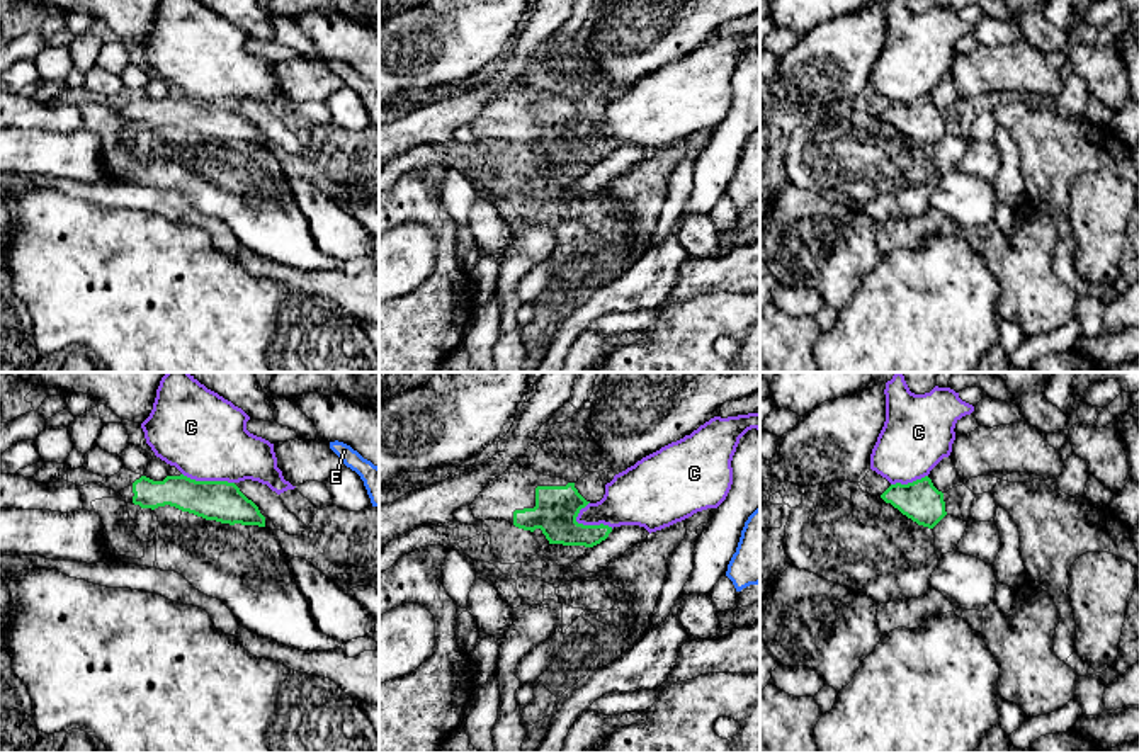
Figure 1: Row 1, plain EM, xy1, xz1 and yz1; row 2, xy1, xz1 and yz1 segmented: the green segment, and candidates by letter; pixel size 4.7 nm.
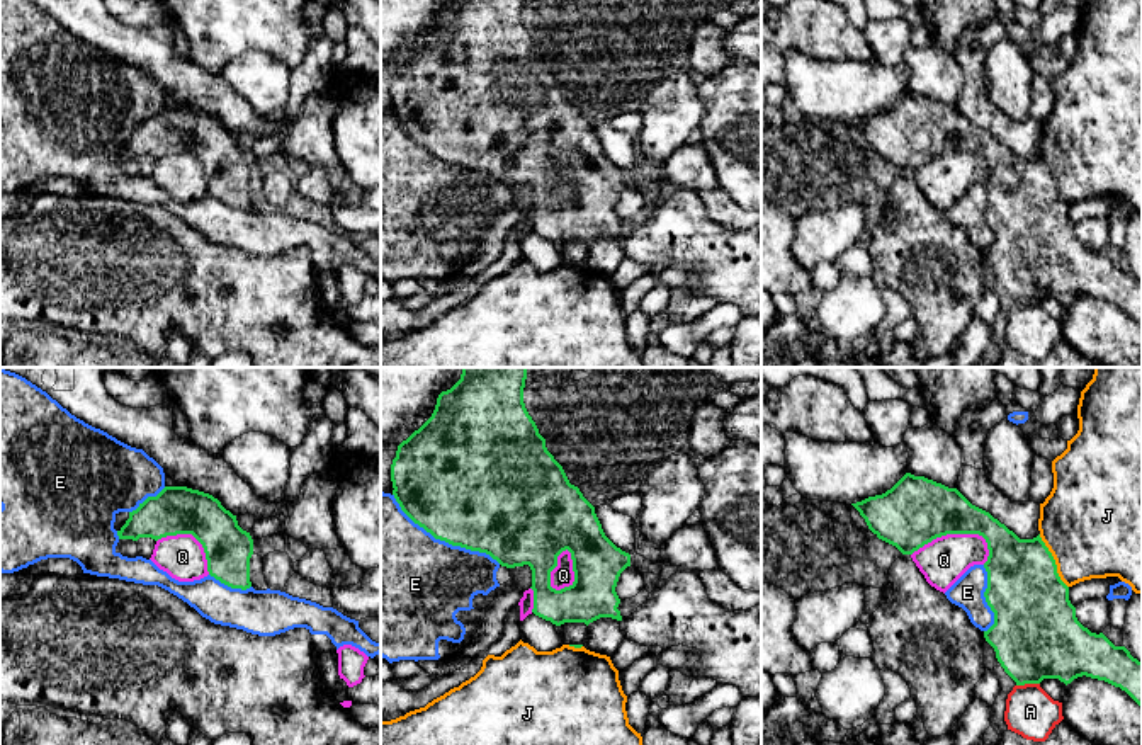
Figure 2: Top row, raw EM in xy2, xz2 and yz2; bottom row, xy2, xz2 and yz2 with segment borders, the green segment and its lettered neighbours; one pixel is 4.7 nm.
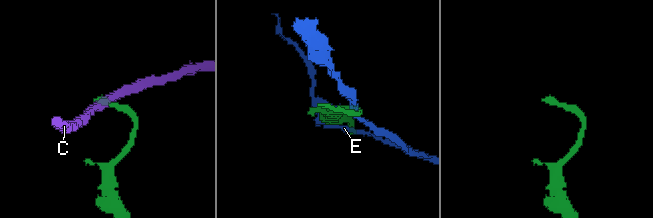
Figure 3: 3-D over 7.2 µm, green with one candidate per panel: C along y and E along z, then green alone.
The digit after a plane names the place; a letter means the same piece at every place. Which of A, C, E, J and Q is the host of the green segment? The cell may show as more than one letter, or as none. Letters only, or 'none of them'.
none of them

